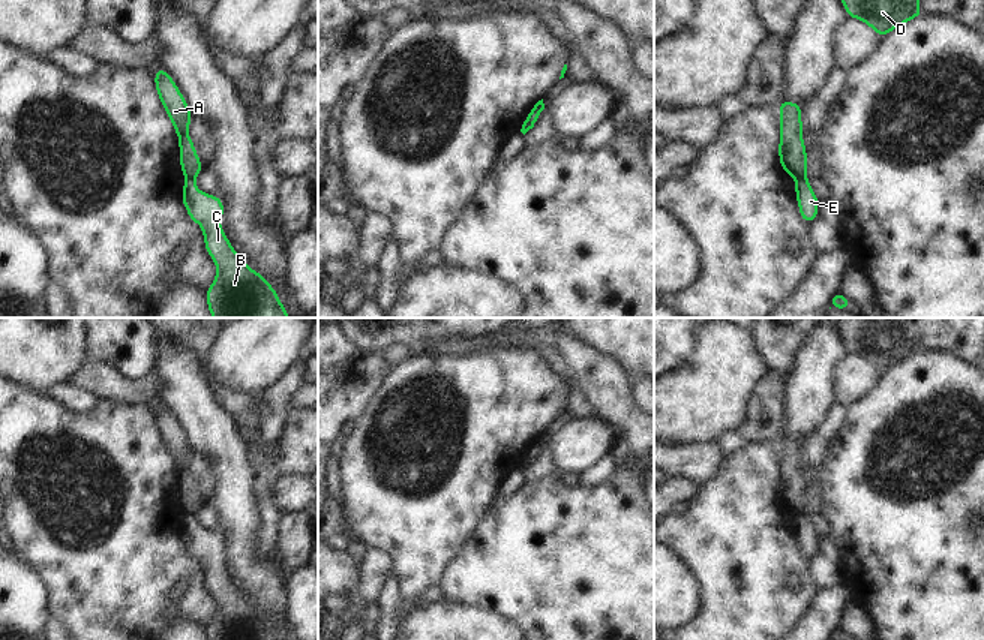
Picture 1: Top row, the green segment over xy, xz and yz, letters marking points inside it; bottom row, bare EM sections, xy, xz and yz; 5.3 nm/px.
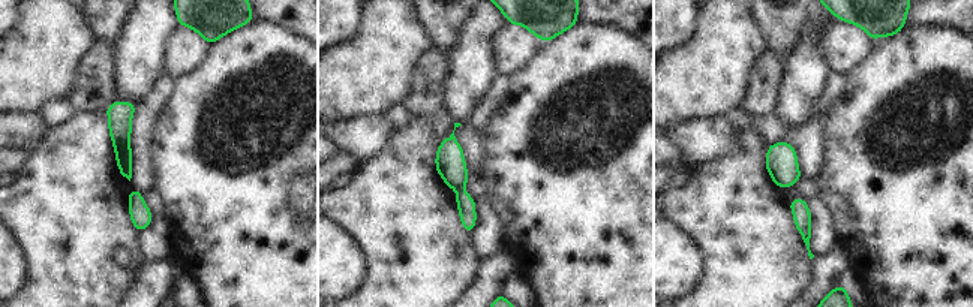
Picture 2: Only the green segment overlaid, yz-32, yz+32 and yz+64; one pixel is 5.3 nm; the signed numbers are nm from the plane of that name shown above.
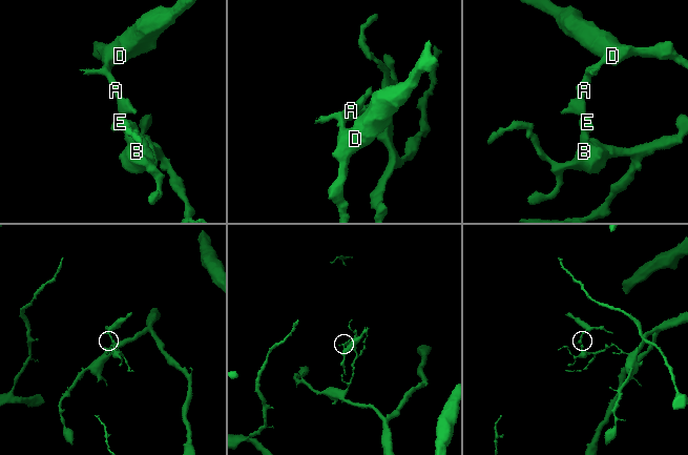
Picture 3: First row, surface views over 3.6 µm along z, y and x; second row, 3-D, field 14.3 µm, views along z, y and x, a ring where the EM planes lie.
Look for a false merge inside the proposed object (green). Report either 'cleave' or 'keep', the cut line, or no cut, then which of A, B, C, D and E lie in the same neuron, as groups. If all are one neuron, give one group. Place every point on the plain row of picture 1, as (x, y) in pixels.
cleave | yz (806, 511), (795, 514) | A D / B C E

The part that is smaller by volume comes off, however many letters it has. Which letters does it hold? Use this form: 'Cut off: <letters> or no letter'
Cut off: A, D

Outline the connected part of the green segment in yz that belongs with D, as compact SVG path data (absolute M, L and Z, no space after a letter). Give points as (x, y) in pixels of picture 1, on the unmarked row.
M836 318L848 354L866 358L879 373L922 351L910 318Z

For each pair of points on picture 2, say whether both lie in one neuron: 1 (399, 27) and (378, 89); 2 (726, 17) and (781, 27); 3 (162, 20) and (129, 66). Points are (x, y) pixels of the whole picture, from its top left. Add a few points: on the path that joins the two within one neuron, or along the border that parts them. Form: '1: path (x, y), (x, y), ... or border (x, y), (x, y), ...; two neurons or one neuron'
1: path (389, 42), (378, 63), (378, 74); one neuron
2: border (751, 15), (768, 50); two neurons
3: path (150, 32), (141, 44), (140, 54); one neuron

